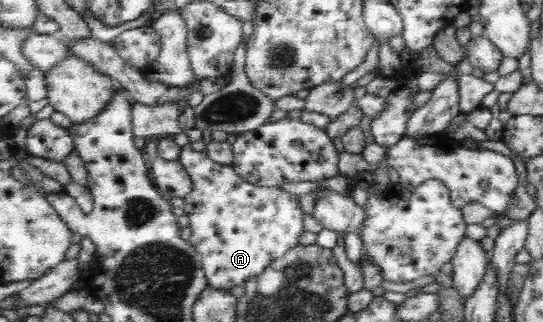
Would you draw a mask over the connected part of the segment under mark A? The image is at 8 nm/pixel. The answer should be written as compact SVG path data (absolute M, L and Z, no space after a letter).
M188 145L183 147L178 160L185 166L194 183L191 193L183 198L184 213L188 216L192 230L188 243L202 256L203 269L211 288L229 291L233 286L245 287L245 283L259 279L277 259L300 245L299 237L305 231L303 219L306 215L301 211L298 195L289 194L280 187L255 185L244 180L233 166L217 163L206 151L195 151Z

